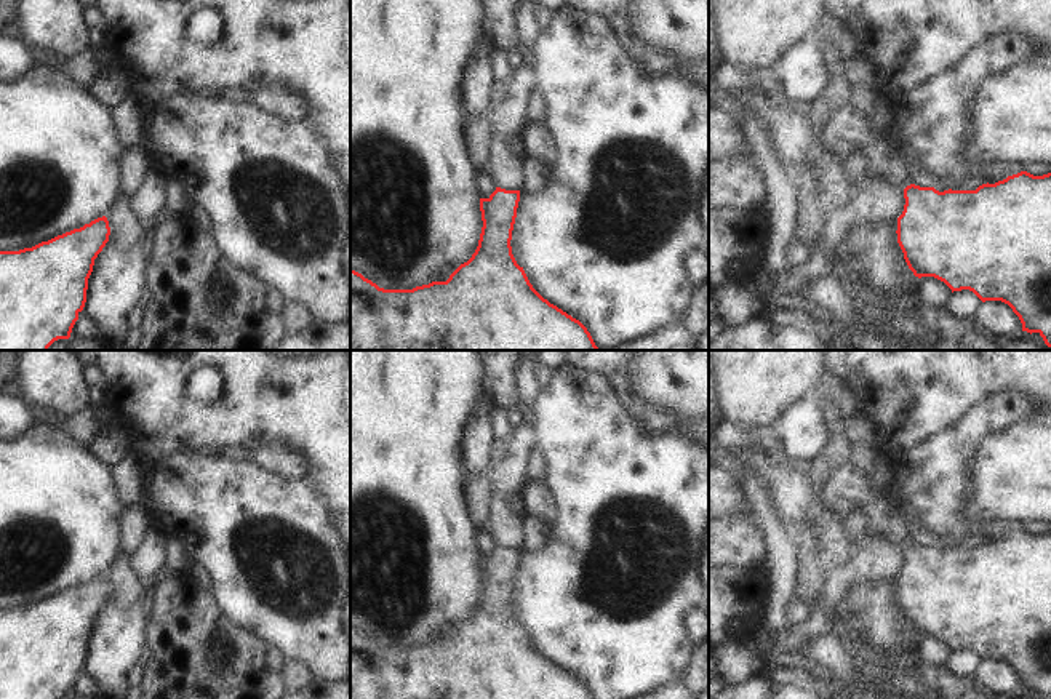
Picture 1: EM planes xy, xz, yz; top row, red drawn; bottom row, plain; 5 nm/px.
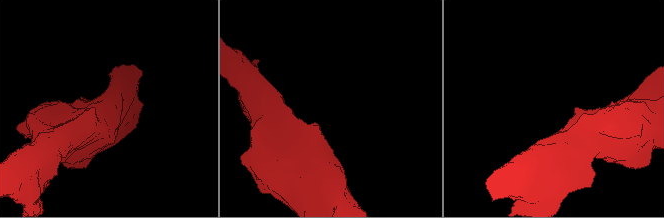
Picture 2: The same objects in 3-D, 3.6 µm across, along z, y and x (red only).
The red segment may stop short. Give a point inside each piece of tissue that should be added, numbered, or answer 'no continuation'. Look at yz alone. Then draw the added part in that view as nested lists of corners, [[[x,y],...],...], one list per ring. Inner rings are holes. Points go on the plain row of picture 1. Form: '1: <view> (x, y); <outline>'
1: yz (847, 482); [[[853,464],[830,472],[822,497],[825,504],[843,497],[854,501],[857,507],[869,513],[873,534],[889,537],[901,549],[910,544],[910,534],[901,509],[888,496],[877,502],[869,491],[867,477],[857,472]]]

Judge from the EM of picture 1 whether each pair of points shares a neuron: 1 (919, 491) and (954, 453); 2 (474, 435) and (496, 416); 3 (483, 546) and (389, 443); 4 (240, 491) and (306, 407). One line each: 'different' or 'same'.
1: same
2: different
3: different
4: different

